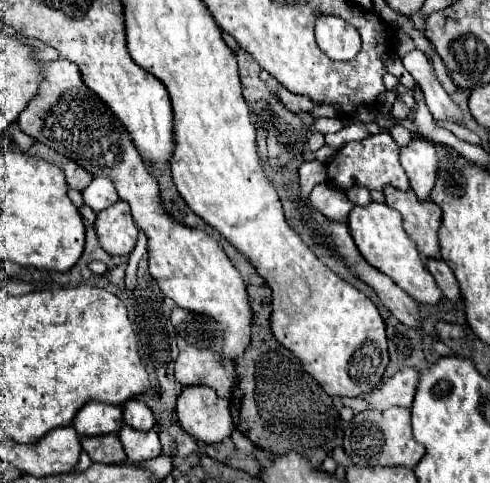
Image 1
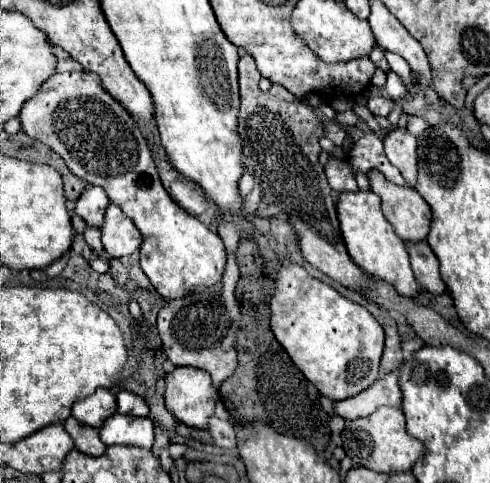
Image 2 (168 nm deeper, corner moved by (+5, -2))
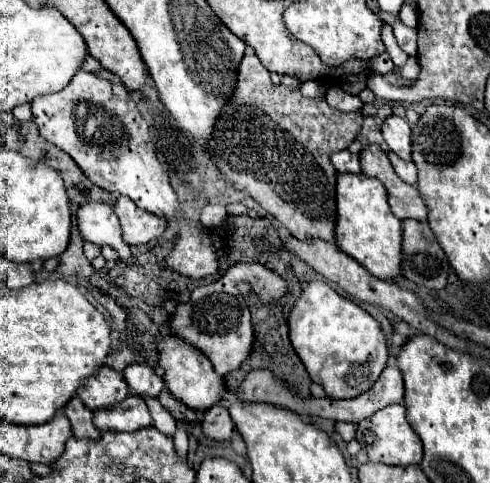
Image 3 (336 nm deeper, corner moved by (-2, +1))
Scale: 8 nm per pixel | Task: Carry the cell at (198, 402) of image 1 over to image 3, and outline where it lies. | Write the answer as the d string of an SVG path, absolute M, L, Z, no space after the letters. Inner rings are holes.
M173 335L161 337L157 343L157 349L159 349L159 365L165 369L163 381L169 387L173 397L177 397L181 403L185 403L195 411L207 411L223 399L225 381L221 375L215 373L211 361L203 353L199 353L199 349L179 341Z

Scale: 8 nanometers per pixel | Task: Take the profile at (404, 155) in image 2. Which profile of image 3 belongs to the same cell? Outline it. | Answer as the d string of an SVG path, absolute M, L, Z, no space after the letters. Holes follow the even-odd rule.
M393 115L383 121L383 139L393 153L401 159L411 161L411 127L405 119Z

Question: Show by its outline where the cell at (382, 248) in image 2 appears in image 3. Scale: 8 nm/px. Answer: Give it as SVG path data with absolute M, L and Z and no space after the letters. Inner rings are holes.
M337 175L337 233L339 249L367 267L371 275L383 281L401 277L401 223L389 209L387 191L381 181L365 175Z

